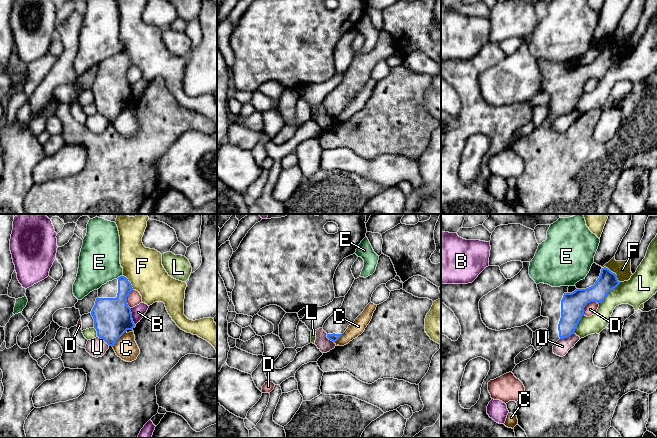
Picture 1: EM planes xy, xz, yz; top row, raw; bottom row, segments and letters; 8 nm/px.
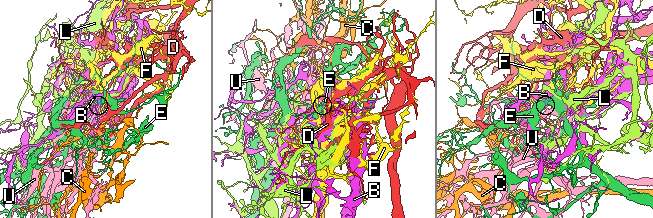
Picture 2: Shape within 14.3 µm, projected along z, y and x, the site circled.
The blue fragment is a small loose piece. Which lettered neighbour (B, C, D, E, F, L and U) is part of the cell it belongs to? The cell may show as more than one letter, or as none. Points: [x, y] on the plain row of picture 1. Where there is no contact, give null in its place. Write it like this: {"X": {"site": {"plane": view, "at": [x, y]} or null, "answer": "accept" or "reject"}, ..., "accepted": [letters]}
{"B": {"site": {"plane": "xy", "at": [131, 92]}, "answer": "reject"}, "C": {"site": {"plane": "xy", "at": [118, 114]}, "answer": "reject"}, "D": {"site": {"plane": "yz", "at": [587, 79]}, "answer": "reject"}, "E": {"site": {"plane": "xy", "at": [120, 52]}, "answer": "reject"}, "F": {"site": {"plane": "yz", "at": [612, 48]}, "answer": "reject"}, "L": {"site": {"plane": "yz", "at": [608, 68]}, "answer": "reject"}, "U": {"site": {"plane": "yz", "at": [566, 113]}, "answer": "reject"}, "accepted": []}

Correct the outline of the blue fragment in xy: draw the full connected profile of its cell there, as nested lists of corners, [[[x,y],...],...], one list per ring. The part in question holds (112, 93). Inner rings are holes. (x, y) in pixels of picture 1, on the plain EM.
[[[124,52],[107,58],[98,65],[98,73],[91,87],[97,112],[103,115],[109,125],[102,133],[91,132],[85,124],[76,121],[70,113],[69,105],[60,103],[55,116],[61,121],[61,136],[65,144],[83,145],[87,150],[85,167],[78,174],[66,178],[34,184],[25,196],[26,214],[138,214],[144,201],[158,189],[156,161],[187,130],[197,130],[208,135],[217,135],[215,124],[206,116],[181,106],[168,90],[163,78],[149,82],[144,93],[135,101],[127,73],[133,66],[131,59]],[[133,106],[135,117],[140,125],[137,135],[126,138],[118,133],[113,125],[116,117],[127,107]]]

